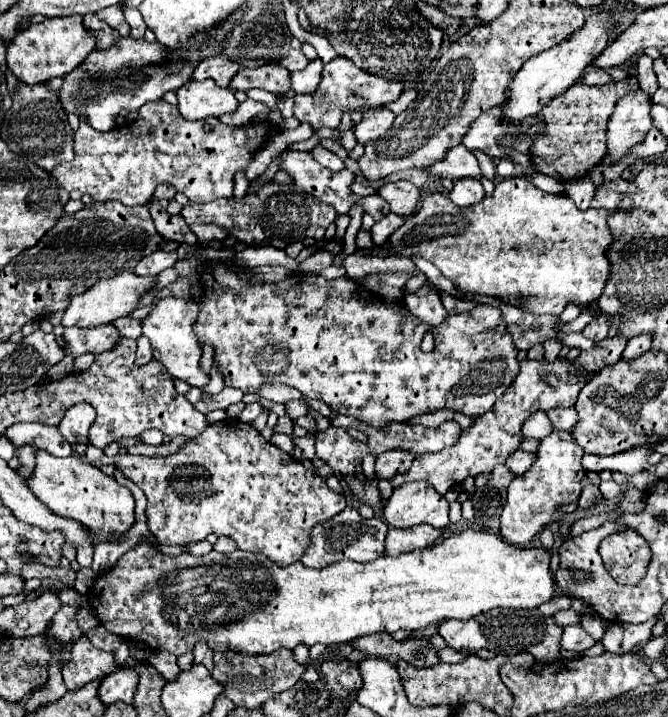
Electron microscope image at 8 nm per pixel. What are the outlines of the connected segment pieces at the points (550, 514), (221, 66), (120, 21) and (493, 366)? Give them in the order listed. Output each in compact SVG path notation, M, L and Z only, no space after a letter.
M554 430L550 436L540 440L536 462L526 474L516 476L508 488L506 506L500 516L500 534L506 542L518 546L528 544L540 532L542 526L562 518L562 514L556 510L558 506L578 500L582 490L580 482L586 476L580 464L582 456L584 450L582 446L578 446L578 442L574 442L570 432Z
M212 56L212 58L206 58L198 64L198 68L194 68L194 74L190 80L214 80L218 86L222 88L228 88L232 76L240 70L240 66L232 60L228 60L226 56Z
M110 6L110 8L106 8L106 10L100 10L96 16L98 16L102 22L106 22L110 28L118 30L120 36L128 36L128 34L130 34L130 26L128 26L128 22L124 20L124 14L122 14L122 8L120 8L120 6Z
M216 264L214 268L210 268L204 274L204 294L200 300L200 316L194 324L194 332L198 336L198 340L202 344L212 344L214 346L214 360L218 362L224 380L228 386L240 388L242 392L256 392L260 388L260 384L264 382L280 382L286 386L292 386L296 390L300 390L304 396L308 398L316 398L326 402L334 412L344 414L344 416L352 416L376 430L386 428L390 422L408 422L414 416L422 416L428 412L436 412L442 408L450 408L454 412L462 412L466 416L482 416L484 412L488 412L494 402L506 392L506 388L512 384L512 380L518 374L518 348L512 342L512 336L506 328L506 322L502 318L500 308L496 306L486 306L480 304L476 308L472 308L470 312L462 312L462 314L448 314L446 322L442 322L442 326L434 328L434 350L432 352L422 352L420 344L424 334L430 330L430 326L426 326L426 322L418 322L418 318L414 318L410 314L410 310L406 310L400 302L392 302L386 304L382 298L378 298L378 294L370 294L366 292L366 288L358 286L352 280L344 280L344 278L336 278L336 280L326 280L322 276L314 276L314 274L296 274L295 277L290 277L282 282L274 282L274 284L250 284L240 280L234 272L226 270L226 266Z

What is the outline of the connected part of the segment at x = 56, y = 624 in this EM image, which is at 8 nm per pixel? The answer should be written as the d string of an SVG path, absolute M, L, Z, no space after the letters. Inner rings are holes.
M62 604L62 608L54 614L52 624L50 624L50 634L56 636L62 642L68 642L72 638L82 636L82 630L76 624L76 612L80 610L80 606L74 604Z

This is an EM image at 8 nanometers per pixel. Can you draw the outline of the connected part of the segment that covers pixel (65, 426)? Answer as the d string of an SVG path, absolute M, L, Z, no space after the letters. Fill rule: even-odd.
M82 402L82 404L72 406L66 412L62 422L58 424L58 430L74 446L74 444L80 444L88 438L88 430L94 424L94 418L96 418L96 410L90 404Z

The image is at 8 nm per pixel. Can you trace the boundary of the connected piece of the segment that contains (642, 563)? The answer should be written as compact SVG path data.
M630 528L607 536L599 545L599 553L610 576L620 584L638 584L651 558L649 544Z

